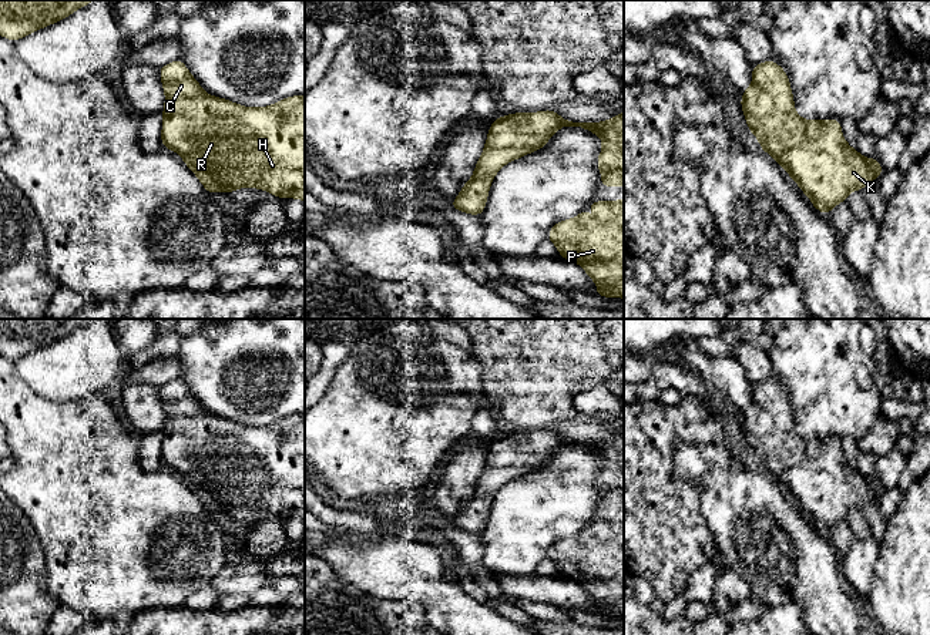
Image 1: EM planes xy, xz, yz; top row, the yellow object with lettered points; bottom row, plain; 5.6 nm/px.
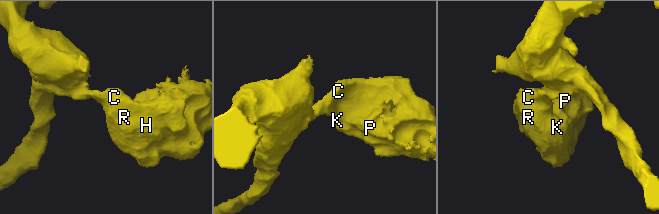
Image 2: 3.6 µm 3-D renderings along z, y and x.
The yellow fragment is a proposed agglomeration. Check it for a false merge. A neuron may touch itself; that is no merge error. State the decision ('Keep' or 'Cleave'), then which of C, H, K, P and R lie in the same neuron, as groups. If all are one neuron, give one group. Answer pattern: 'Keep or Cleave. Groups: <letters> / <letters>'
Keep. Groups: C H K P R

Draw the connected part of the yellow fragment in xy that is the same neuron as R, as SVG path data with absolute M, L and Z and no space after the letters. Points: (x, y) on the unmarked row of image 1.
M181 377L162 384L158 390L165 413L162 466L181 474L209 514L258 507L283 520L296 517L305 521L305 414L291 414L266 426L242 426L204 410Z

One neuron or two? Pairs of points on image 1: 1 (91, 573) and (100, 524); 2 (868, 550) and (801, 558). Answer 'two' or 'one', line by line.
1: one
2: two

